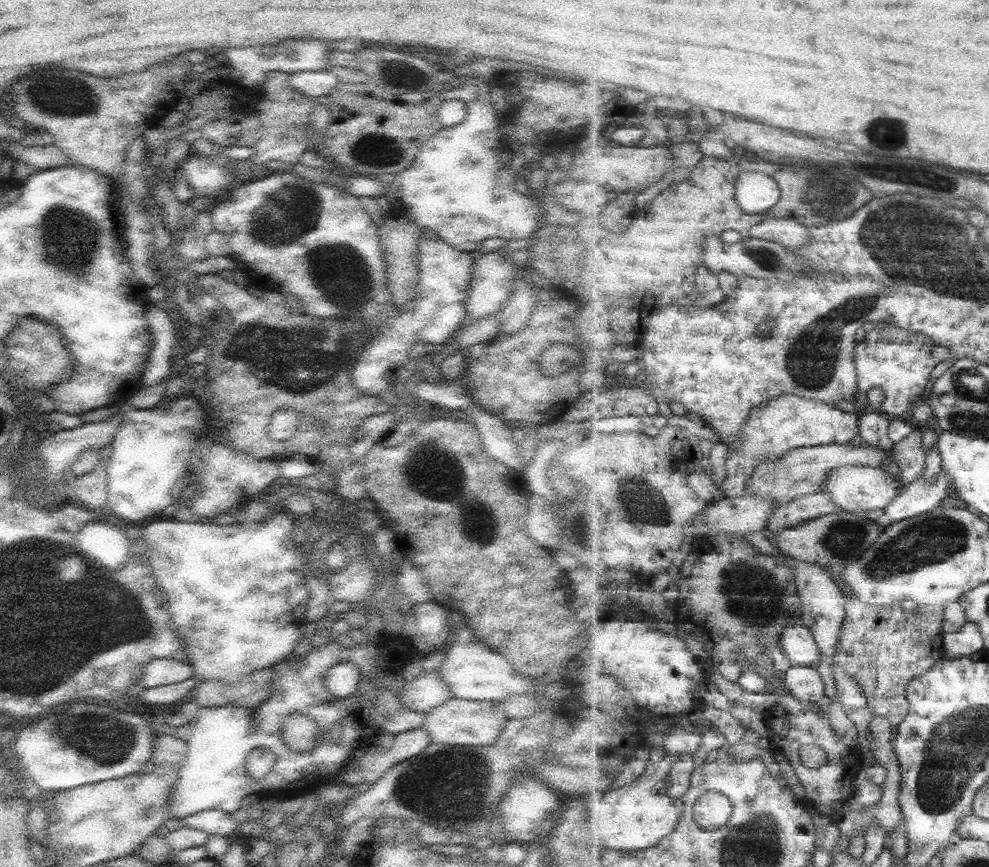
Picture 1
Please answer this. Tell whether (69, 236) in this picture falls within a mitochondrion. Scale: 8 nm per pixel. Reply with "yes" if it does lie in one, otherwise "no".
yes

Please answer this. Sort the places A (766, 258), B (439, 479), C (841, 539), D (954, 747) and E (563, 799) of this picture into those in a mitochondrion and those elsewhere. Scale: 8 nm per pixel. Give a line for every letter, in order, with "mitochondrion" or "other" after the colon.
A: mitochondrion
B: mitochondrion
C: mitochondrion
D: mitochondrion
E: other

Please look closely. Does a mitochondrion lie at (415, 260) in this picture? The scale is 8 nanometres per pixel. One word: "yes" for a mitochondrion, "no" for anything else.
no

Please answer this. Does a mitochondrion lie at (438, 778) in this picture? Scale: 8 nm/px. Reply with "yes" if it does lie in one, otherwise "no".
yes

